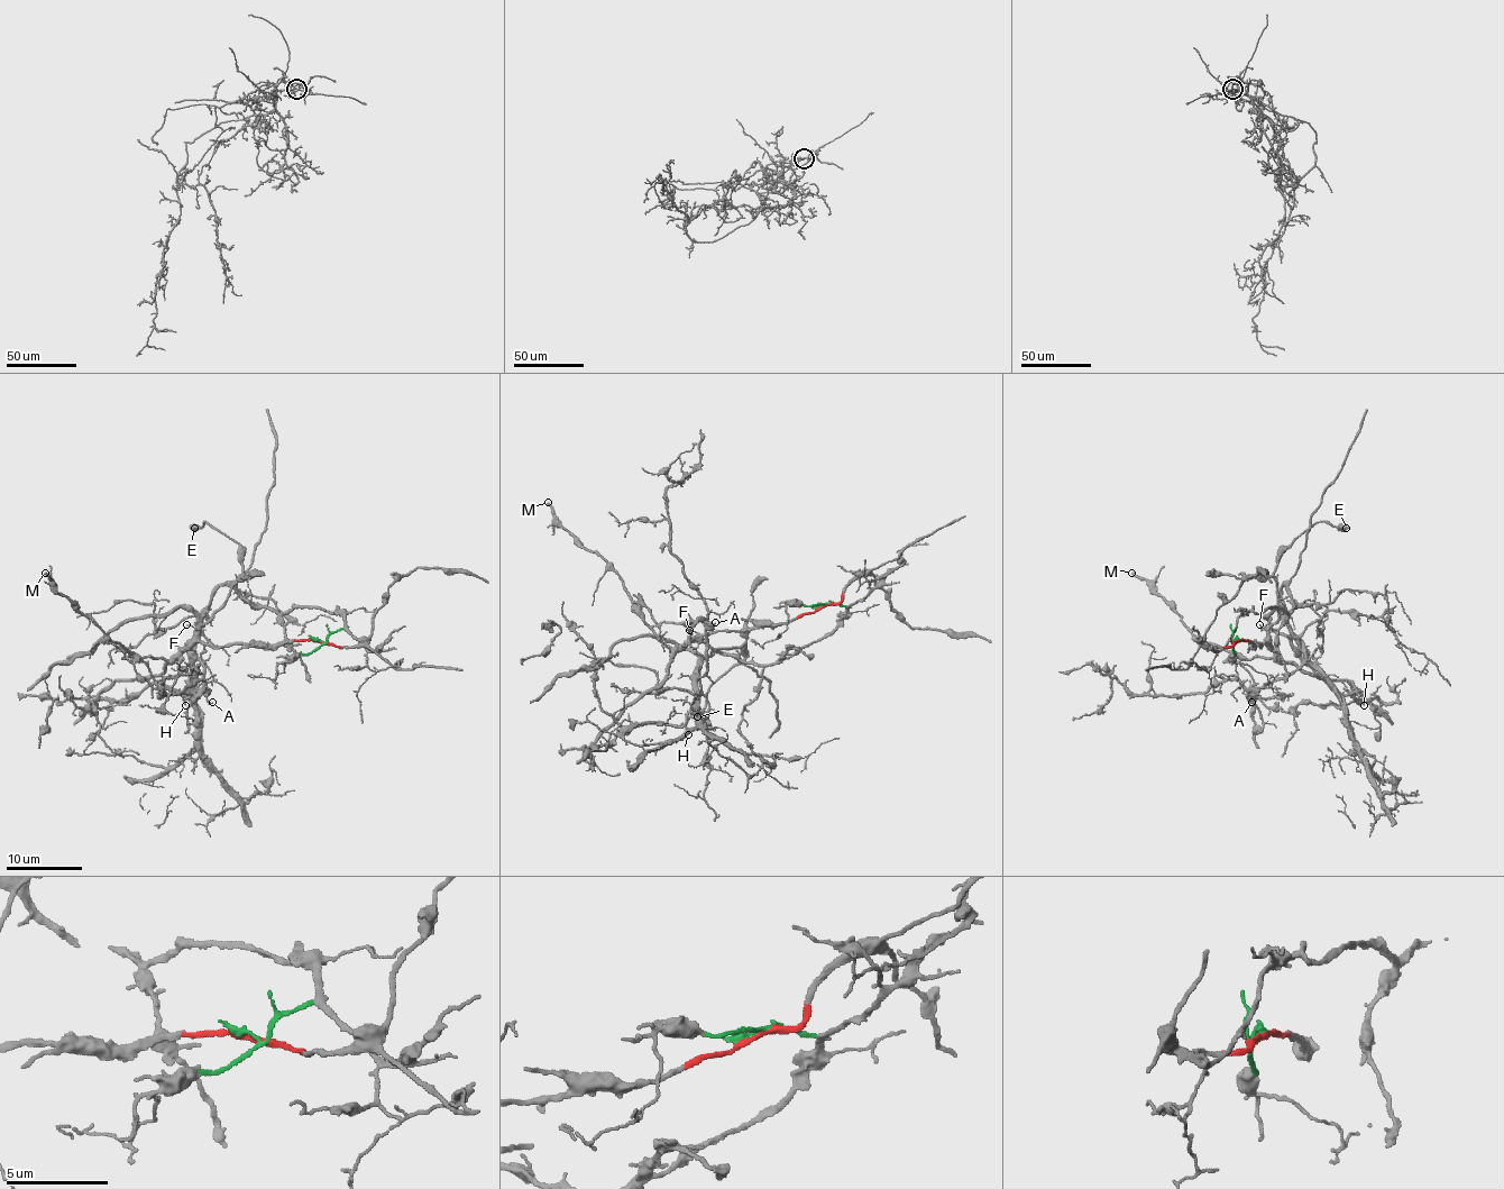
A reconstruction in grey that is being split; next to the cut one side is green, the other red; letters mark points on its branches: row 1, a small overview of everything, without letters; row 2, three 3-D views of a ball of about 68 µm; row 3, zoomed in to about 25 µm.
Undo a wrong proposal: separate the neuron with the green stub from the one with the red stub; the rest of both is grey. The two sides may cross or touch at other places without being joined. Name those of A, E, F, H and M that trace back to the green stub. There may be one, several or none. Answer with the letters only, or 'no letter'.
A, H

